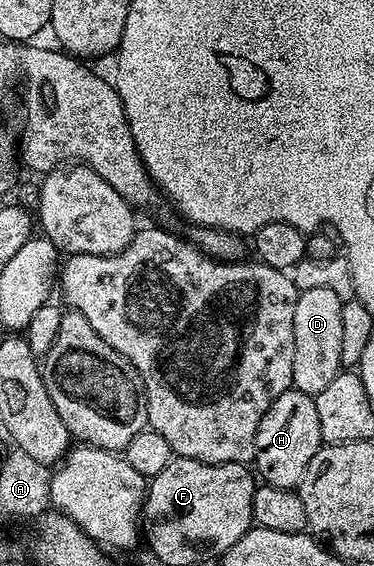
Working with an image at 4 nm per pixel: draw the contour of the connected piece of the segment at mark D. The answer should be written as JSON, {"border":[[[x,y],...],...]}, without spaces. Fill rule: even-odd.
{"border":[[[313,287],[312,289],[300,292],[297,299],[297,308],[293,310],[293,379],[292,386],[300,389],[301,392],[309,396],[317,396],[344,368],[341,361],[341,311],[344,302],[326,287]]]}

